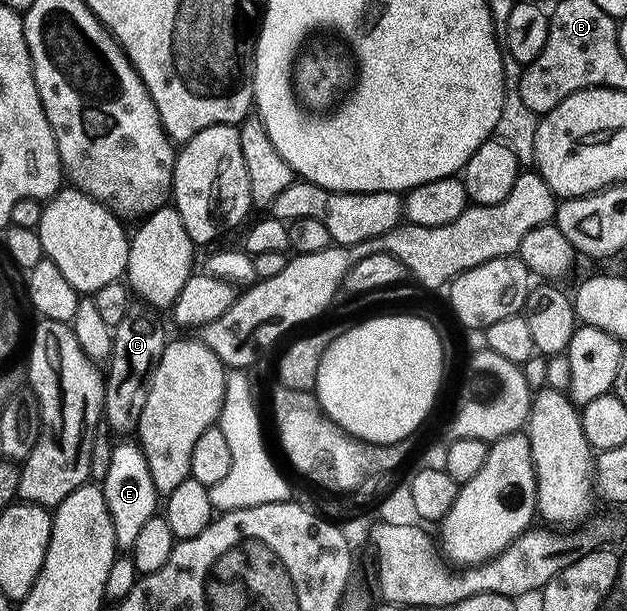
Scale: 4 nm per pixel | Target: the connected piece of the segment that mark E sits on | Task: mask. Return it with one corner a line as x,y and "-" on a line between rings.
140,443
121,444
109,456
109,465
105,468
105,481
100,481
107,510
111,514
111,526
115,530
115,542
118,549
132,550
135,538
141,533
147,518
158,515
159,494
155,482
151,482
151,470
147,470
147,458

